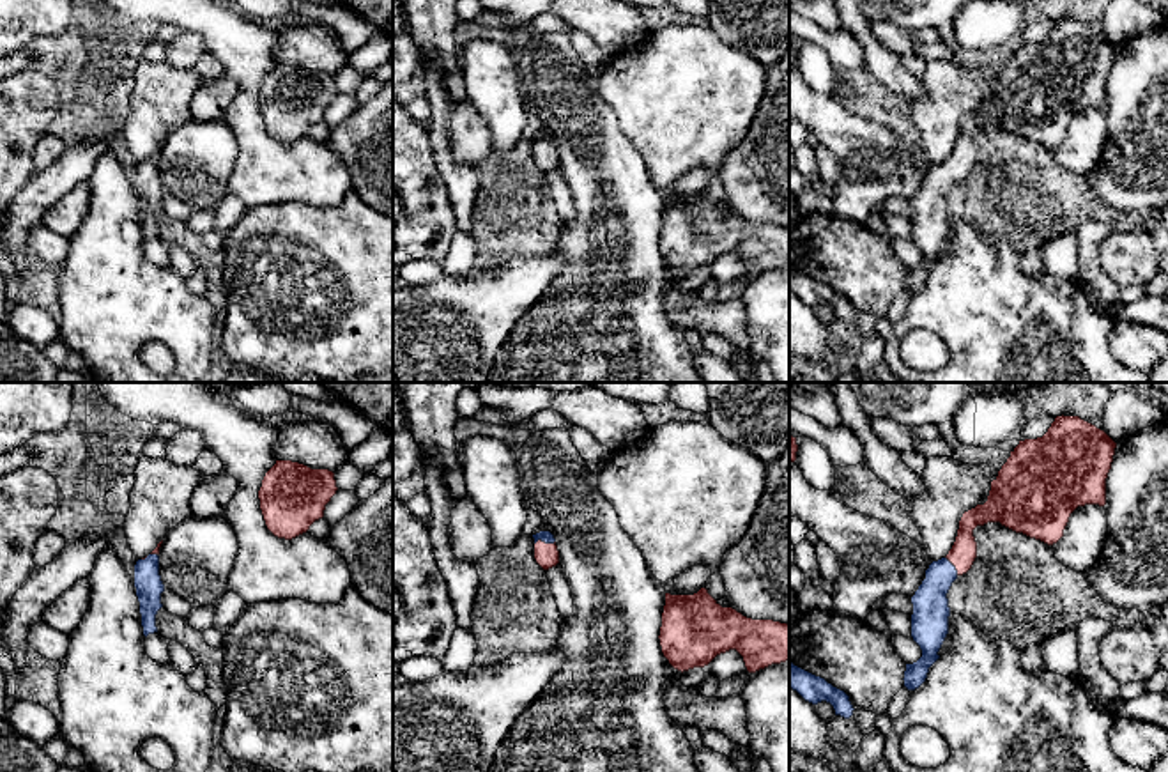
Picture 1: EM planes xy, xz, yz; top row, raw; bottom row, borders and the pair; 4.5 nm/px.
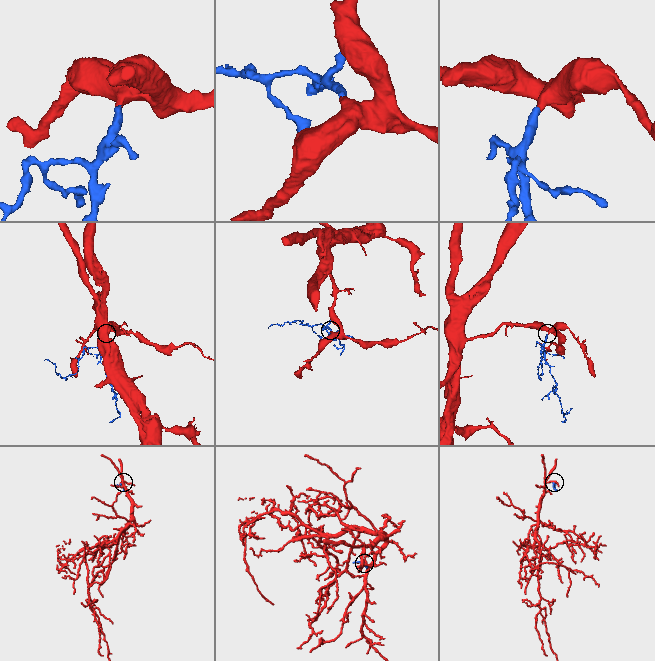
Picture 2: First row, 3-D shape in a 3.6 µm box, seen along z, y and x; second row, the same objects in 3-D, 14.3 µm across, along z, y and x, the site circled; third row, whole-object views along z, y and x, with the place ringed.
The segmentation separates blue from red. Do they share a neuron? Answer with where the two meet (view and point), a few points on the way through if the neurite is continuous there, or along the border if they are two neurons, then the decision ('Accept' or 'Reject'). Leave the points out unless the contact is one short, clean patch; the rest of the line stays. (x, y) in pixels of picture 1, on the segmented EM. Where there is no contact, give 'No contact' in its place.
Touches blue at xz (544, 540). Path across: xz (547, 537), (544, 540), (545, 555). Accept

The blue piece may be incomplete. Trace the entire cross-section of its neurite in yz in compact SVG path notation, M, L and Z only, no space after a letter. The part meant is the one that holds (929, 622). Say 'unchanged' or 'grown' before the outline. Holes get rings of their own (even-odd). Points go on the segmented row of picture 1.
grown | M1064 414L1055 418L1042 437L1019 441L991 482L987 501L963 513L952 549L945 558L929 565L926 579L911 597L911 637L920 646L922 657L913 664L906 664L903 680L908 691L918 689L927 678L929 668L940 659L938 652L949 634L950 607L947 593L977 558L973 529L987 522L1000 522L1048 545L1057 544L1078 506L1106 505L1106 478L1115 448L1117 443L1104 430L1080 416Z

